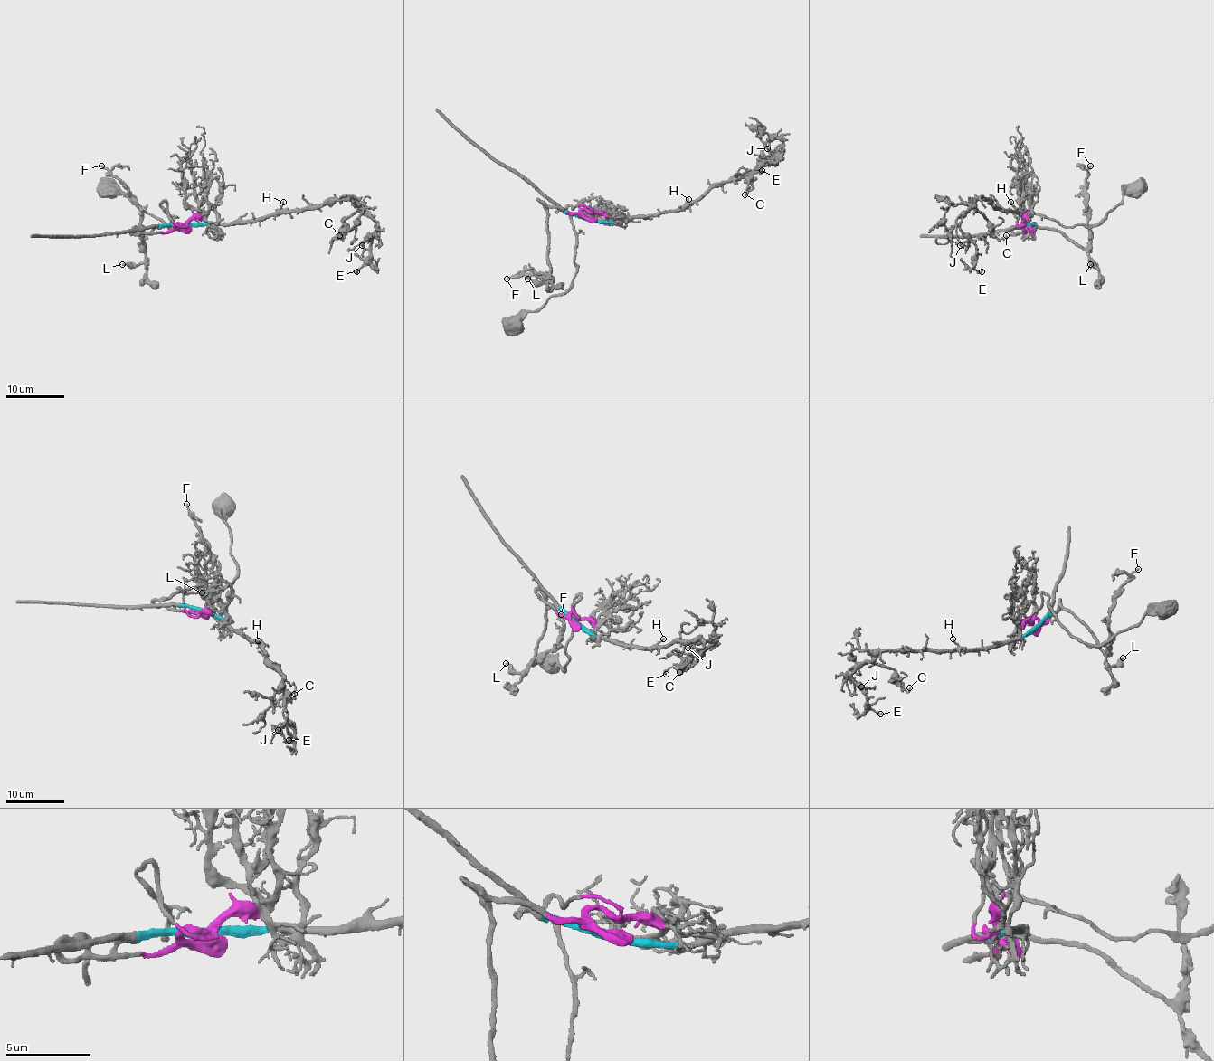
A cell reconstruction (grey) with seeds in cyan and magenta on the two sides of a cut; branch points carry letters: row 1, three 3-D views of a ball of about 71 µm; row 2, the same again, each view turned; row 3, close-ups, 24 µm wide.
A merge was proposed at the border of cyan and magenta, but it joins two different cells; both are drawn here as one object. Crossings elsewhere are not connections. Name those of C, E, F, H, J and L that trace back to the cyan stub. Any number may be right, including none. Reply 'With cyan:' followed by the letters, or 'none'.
With cyan: C, E, H, J

